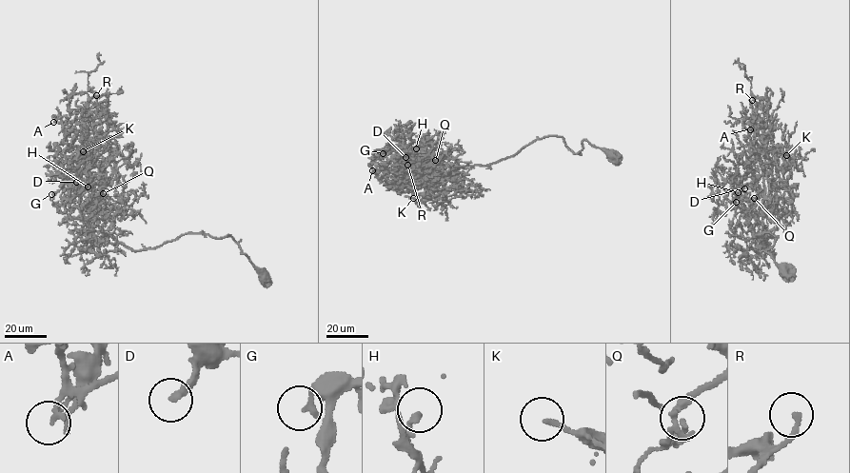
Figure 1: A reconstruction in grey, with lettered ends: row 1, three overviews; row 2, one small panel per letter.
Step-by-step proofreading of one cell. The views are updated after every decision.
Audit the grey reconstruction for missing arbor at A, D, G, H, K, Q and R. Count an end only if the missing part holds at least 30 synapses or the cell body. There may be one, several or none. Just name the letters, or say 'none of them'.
D, R

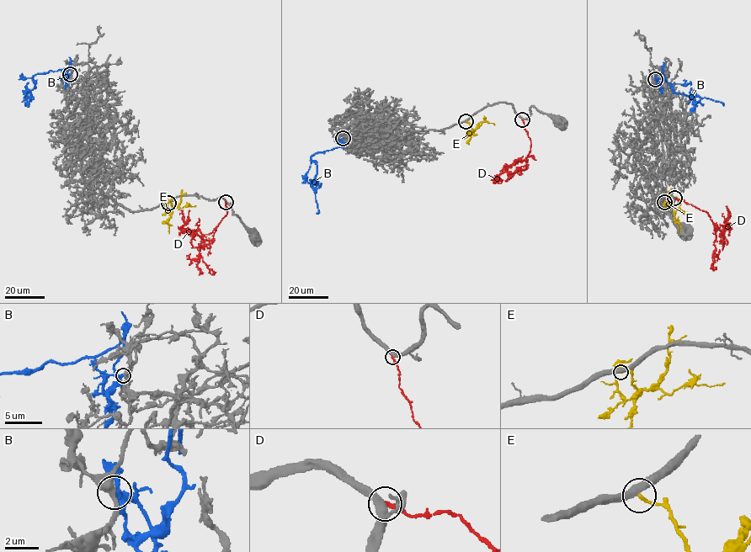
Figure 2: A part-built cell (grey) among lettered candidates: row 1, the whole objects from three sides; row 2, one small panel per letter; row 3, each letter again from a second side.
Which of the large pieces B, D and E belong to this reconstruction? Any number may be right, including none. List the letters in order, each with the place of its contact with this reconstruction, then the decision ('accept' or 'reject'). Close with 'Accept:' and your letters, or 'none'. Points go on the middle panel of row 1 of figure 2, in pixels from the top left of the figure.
B: meets grey at (343, 138); reject
D: meets grey at (522, 119); reject
E: meets grey at (466, 121); reject
Accept: none

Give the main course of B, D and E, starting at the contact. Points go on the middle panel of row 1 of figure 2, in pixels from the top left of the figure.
B: (343, 138), (339, 142), (342, 146), (317, 151), (311, 156), (316, 164), (315, 199), (318, 212), (316, 213)
D: (523, 119), (529, 140), (530, 151), (524, 160), (508, 166), (493, 177), (501, 180), (498, 177)
E: (466, 122), (476, 135)

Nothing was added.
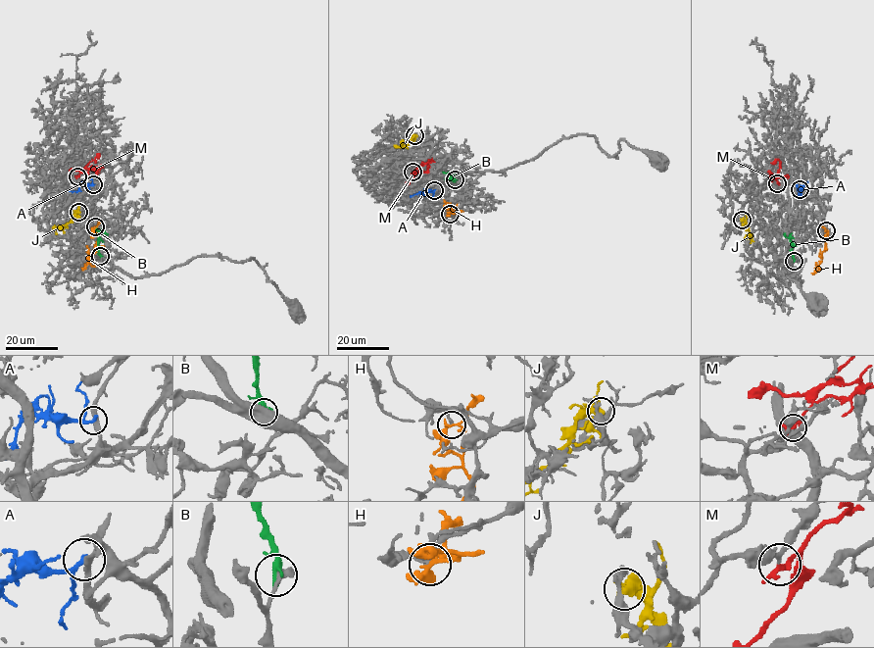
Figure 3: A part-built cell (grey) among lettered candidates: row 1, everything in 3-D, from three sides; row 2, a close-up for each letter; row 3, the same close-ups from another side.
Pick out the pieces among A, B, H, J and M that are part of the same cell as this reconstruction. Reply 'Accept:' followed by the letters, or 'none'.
Accept: M

